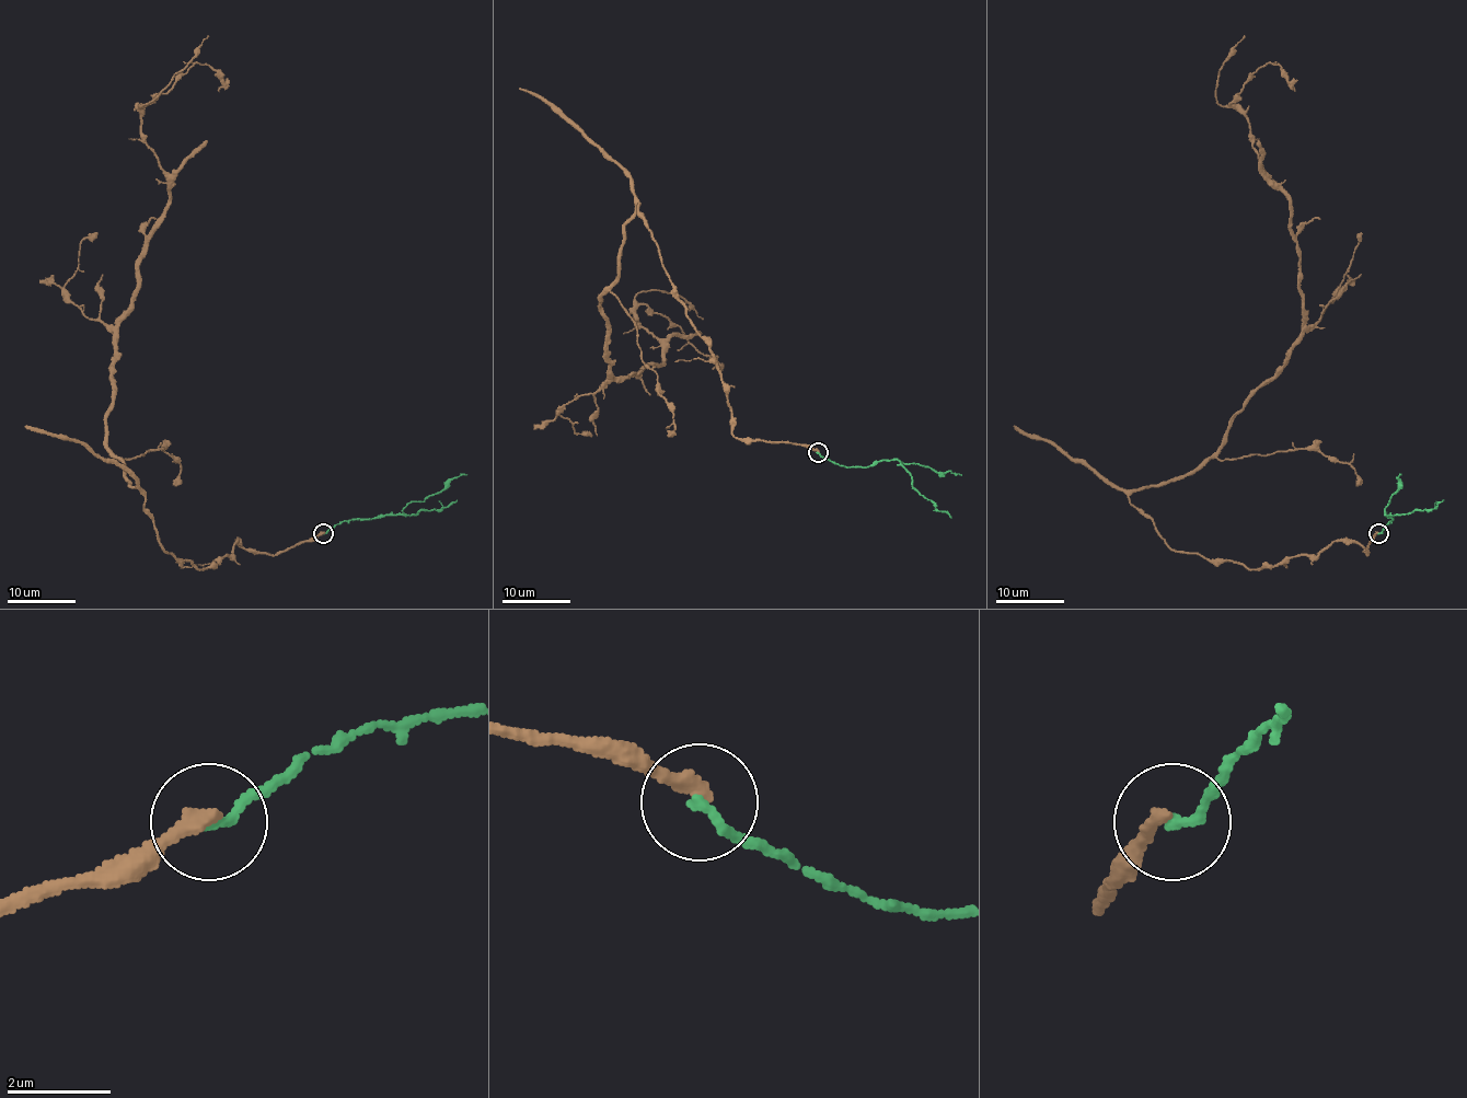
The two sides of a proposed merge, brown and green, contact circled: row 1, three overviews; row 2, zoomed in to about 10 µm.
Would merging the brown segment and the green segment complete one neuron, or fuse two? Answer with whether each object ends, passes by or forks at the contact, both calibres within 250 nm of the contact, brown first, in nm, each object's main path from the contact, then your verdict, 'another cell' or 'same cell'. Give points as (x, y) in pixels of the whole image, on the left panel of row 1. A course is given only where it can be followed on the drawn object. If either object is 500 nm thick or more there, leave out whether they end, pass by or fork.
brown ends | green ends | 280/180 nm | brown via (323, 533), (237, 540), (198, 569), (107, 446), (118, 321), (168, 197), (141, 108), (195, 62), (219, 92) | green via (323, 533), (346, 520), (416, 515), (422, 510), (440, 510), (457, 499) | another cell

